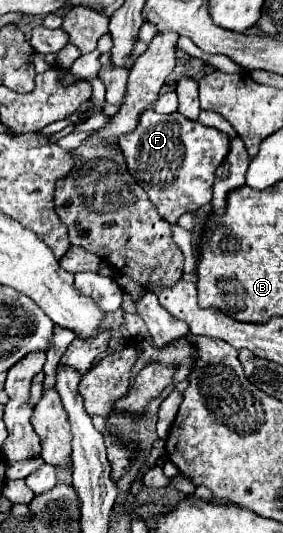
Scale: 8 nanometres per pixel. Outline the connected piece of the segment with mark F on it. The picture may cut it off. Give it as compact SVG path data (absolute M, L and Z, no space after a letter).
M150 108L140 116L138 128L120 138L120 148L124 150L128 170L158 212L168 222L176 222L184 212L194 212L212 200L214 174L228 154L228 142L228 136L220 130L188 120L180 112L158 114Z

